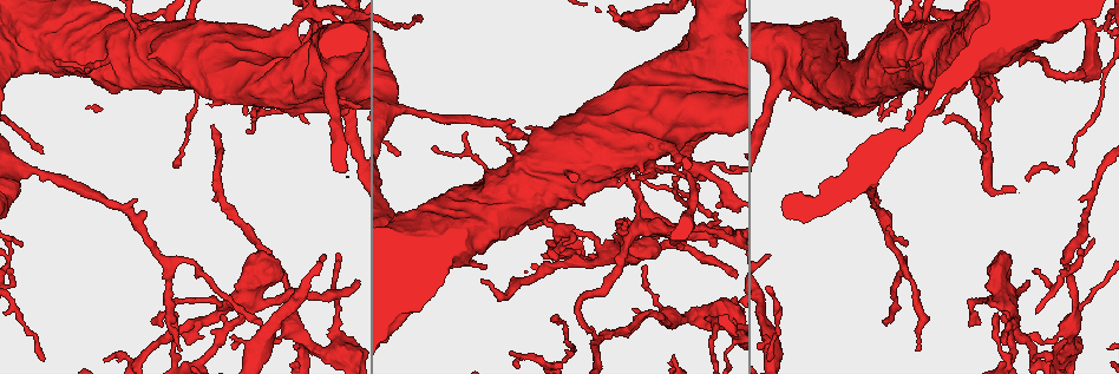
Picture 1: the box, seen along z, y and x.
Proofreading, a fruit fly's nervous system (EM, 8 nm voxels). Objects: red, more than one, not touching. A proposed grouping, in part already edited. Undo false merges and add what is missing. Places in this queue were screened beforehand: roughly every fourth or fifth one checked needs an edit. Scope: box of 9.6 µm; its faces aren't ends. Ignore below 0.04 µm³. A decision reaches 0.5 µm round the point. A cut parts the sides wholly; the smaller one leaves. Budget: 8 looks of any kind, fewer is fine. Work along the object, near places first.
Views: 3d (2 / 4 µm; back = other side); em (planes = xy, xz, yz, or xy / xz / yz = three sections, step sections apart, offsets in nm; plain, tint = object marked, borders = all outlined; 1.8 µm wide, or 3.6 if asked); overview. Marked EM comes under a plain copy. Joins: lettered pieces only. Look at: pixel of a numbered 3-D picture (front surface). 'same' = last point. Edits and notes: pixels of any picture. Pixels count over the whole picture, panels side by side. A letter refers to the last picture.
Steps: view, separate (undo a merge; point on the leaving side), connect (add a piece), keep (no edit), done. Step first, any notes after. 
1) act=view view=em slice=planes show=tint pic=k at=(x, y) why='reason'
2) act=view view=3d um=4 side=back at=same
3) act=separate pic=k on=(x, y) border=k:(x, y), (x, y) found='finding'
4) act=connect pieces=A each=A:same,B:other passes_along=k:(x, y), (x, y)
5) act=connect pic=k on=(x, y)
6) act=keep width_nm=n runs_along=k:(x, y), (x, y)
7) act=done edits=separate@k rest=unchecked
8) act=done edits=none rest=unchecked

act=view view=em slice=planes show=tint pic=1 at=(338, 343) why='branch point'

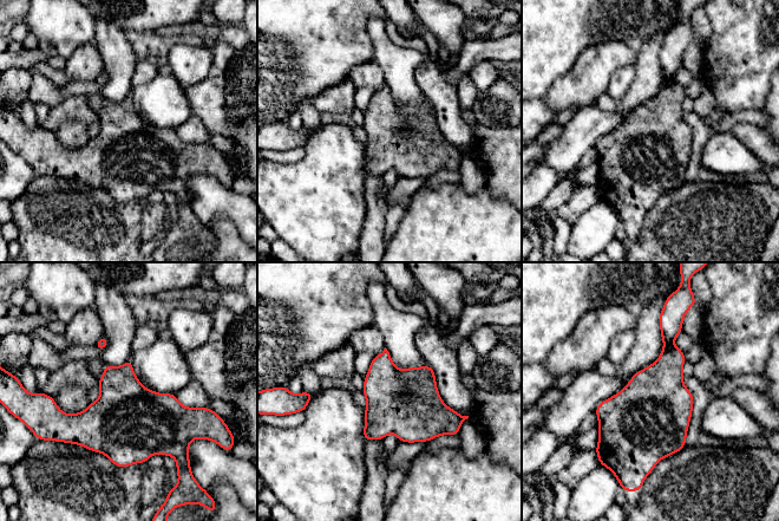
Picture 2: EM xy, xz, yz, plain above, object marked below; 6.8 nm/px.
act=view view=em slice=planes show=borders at=same why='see the neighbours'

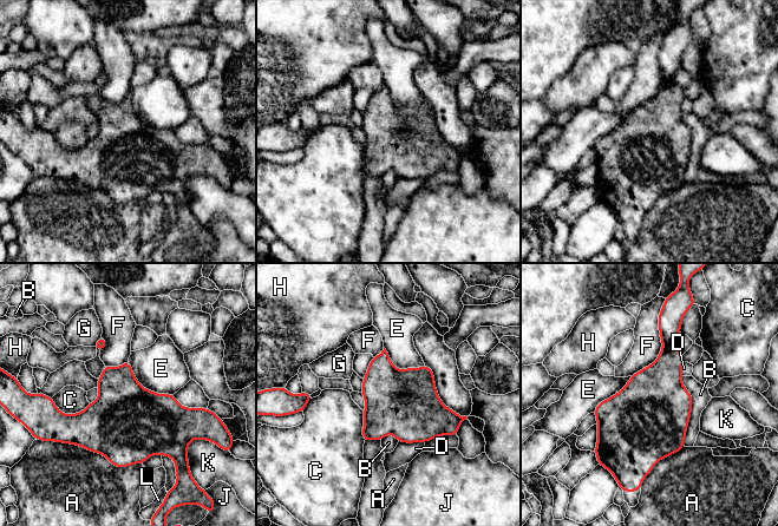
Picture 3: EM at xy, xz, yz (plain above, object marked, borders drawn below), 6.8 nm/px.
act=separate pic=3 on=(669, 320) width_nm=460 each=A:other,B:other,C:other,D:other,E:other,F:other,G:other,H:other,J:other,K:other,L:other border=3:(671, 343), (664, 346) found='two neurons meet here'

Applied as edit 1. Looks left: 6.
act=view view=overview

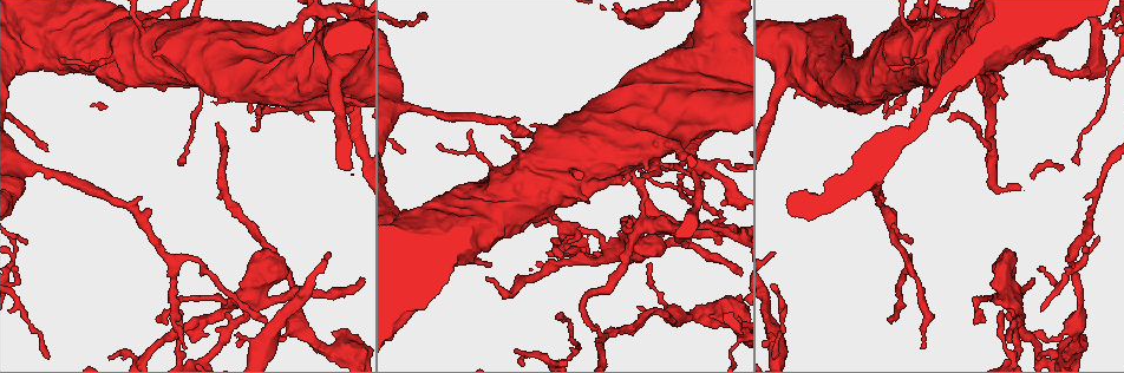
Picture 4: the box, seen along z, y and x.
act=view view=em slice=xy step=8 show=borders pic=4 at=(595, 331) why='an open end'

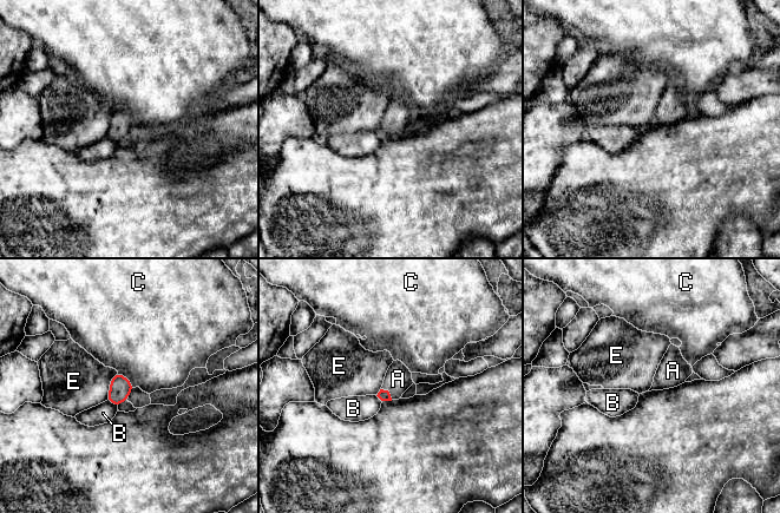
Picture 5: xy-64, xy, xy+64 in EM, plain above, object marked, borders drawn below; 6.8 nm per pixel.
act=view view=em slice=planes show=borders at=same why='cut it another way'

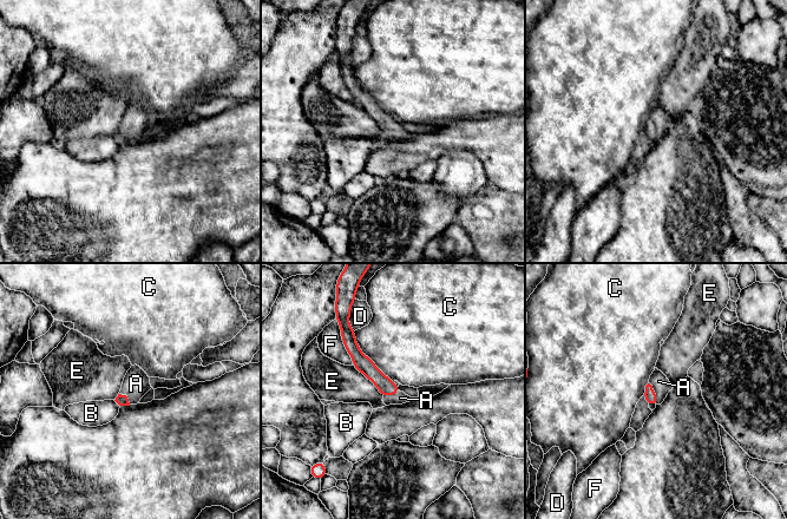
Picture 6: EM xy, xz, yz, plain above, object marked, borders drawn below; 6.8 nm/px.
act=connect pieces=A longest_contact=C:440nm each=A:same,B:other,C:other,D:other,E:other,F:other passes_along=6:(649, 394), (655, 393), (658, 381) found='it goes on there'

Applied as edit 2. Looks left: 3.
act=view view=overview why='redraw'

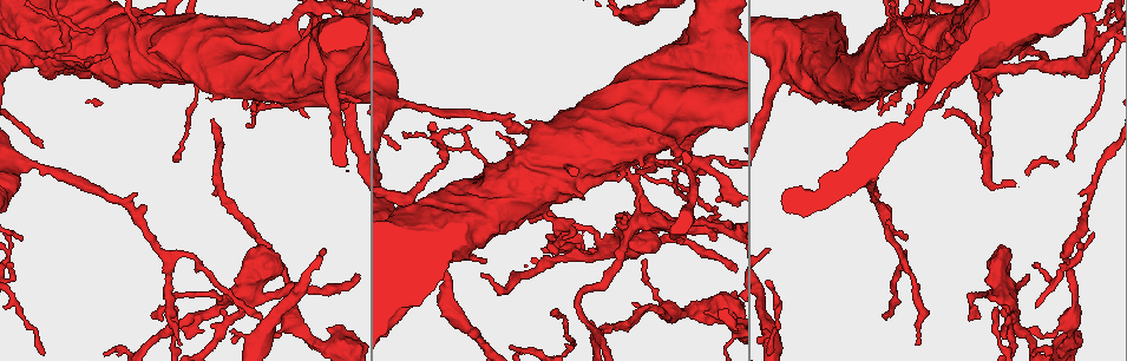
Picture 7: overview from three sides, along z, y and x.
act=view view=em slice=xy step=16 show=borders pic=7 at=(623, 215) why='branch stops here'

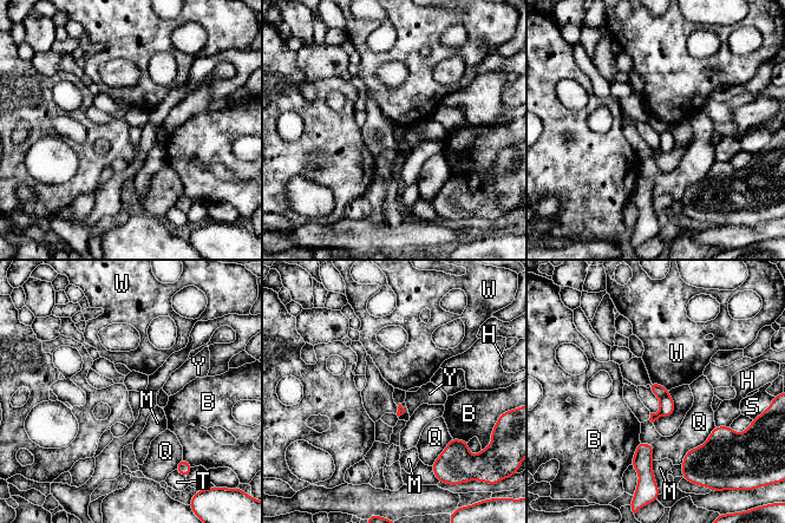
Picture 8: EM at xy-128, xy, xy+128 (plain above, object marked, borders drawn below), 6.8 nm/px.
act=view view=em slice=planes show=borders at=same

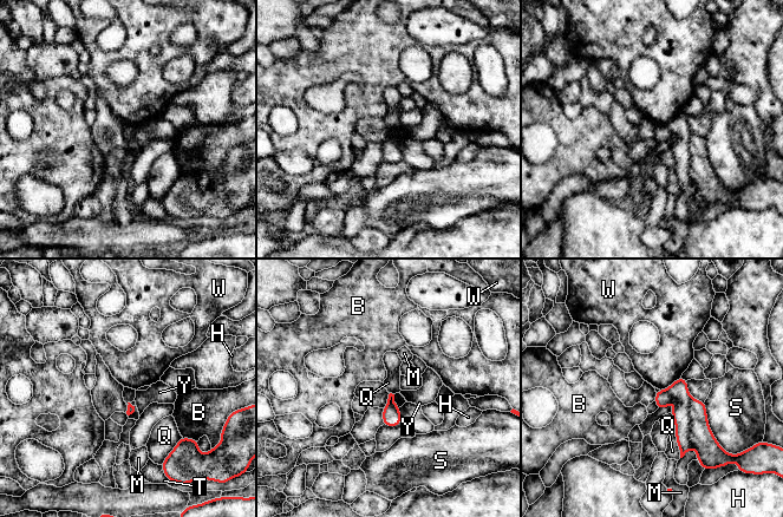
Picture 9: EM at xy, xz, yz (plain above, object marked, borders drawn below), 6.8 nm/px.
act=separate pic=9 on=(710, 453) each=B:other,H:other,M:other,Q:other,S:other,T:other,W:other,Y:other border=9:(690, 399), (690, 443), (692, 445) found='two neurons meet here'

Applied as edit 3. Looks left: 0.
act=done edits=separate@3,connect@6,separate@9 rest=unchecked

